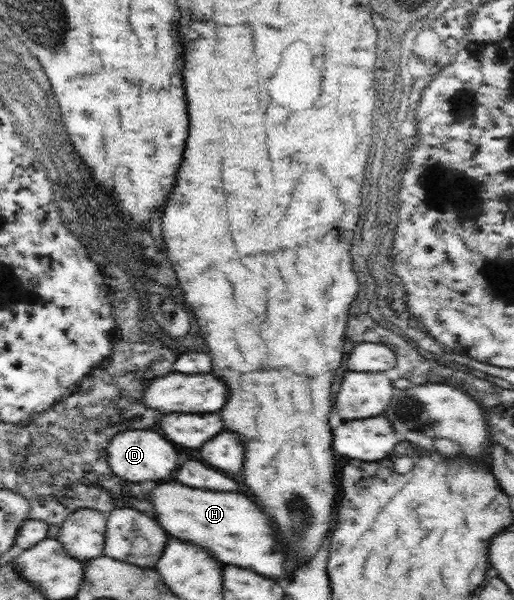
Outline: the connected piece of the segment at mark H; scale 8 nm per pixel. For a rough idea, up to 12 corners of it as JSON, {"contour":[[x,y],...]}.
{"contour":[[164,483],[162,529],[276,581],[284,547],[242,493]]}

